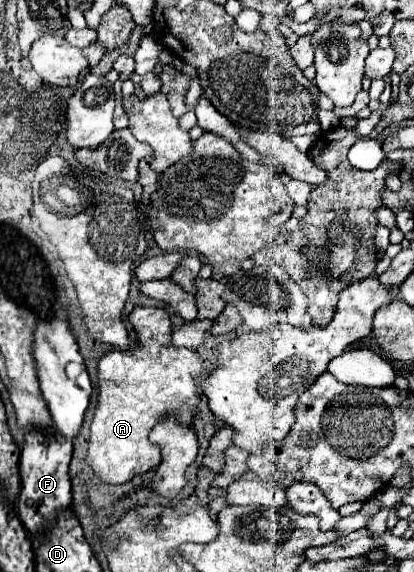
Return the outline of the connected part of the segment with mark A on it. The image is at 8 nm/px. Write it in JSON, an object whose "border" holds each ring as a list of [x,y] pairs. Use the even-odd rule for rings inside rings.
{"border":[[[135,308],[131,314],[129,314],[129,322],[133,324],[133,330],[137,334],[137,348],[135,350],[129,350],[129,352],[107,352],[99,364],[97,364],[97,376],[99,376],[99,396],[97,396],[97,408],[95,408],[95,416],[93,416],[93,422],[91,422],[91,436],[89,436],[89,450],[87,450],[87,458],[85,462],[91,466],[91,470],[95,472],[95,476],[105,482],[105,484],[123,484],[123,482],[129,482],[133,476],[139,476],[139,474],[145,474],[147,470],[151,470],[153,466],[159,464],[161,456],[159,456],[159,448],[155,448],[151,442],[149,442],[149,430],[159,422],[159,420],[165,420],[165,416],[177,416],[179,422],[183,424],[191,424],[191,420],[195,418],[195,412],[197,412],[197,380],[201,380],[201,392],[203,392],[203,380],[217,368],[217,358],[215,358],[215,364],[205,364],[199,354],[195,350],[187,350],[187,348],[173,348],[171,346],[171,320],[169,320],[169,314],[163,310],[163,308]]]}

